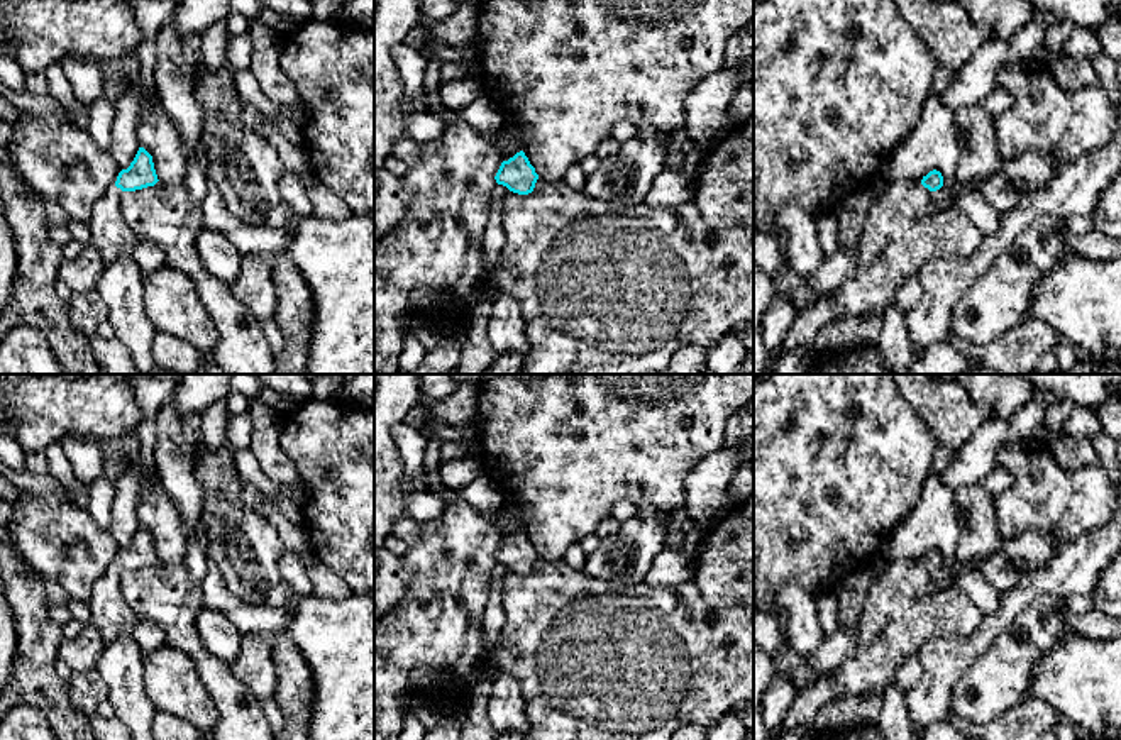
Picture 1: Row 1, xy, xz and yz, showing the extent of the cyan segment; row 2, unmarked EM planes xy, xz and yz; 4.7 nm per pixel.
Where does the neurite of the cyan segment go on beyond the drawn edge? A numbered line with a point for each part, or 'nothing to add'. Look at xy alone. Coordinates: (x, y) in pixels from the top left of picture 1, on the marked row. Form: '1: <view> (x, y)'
1: xy (112, 237)

